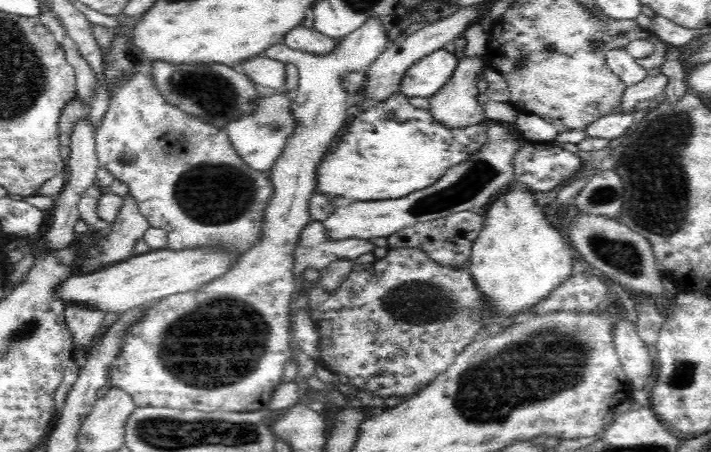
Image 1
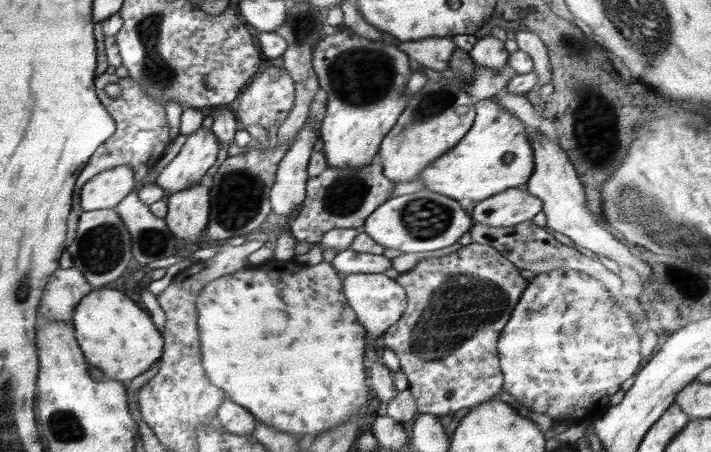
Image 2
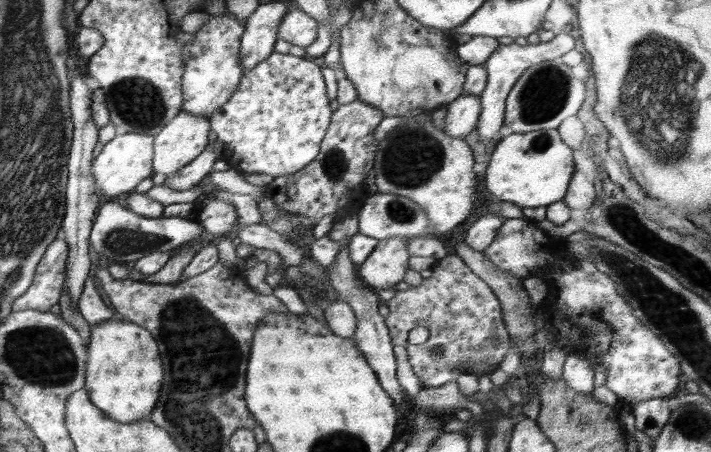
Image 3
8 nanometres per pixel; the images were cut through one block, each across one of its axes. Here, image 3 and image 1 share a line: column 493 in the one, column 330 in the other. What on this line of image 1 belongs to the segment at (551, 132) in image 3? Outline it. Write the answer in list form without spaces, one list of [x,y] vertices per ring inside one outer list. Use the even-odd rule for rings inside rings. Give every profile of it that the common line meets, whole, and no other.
[[[392,93],[374,108],[365,108],[348,124],[347,132],[340,138],[340,142],[334,143],[322,156],[316,168],[315,191],[323,195],[344,196],[345,202],[384,200],[384,196],[388,199],[402,198],[436,184],[447,174],[448,168],[468,160],[486,142],[488,135],[484,121],[472,126],[448,127],[436,121],[430,111],[412,105],[406,95]]]

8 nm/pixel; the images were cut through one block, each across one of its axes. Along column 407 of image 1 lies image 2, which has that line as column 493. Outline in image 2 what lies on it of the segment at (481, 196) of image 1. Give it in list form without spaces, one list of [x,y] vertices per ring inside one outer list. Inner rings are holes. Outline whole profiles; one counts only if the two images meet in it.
[[[518,187],[479,201],[473,209],[472,218],[474,223],[494,228],[510,227],[532,220],[538,212],[542,212],[542,201]]]

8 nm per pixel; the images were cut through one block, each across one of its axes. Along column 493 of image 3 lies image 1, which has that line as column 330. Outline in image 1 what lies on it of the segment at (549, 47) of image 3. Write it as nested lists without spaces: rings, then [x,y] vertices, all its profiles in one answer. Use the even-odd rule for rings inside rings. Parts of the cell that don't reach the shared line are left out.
[[[370,17],[369,21],[366,21],[360,28],[354,30],[350,35],[344,37],[344,40],[339,43],[339,46],[336,48],[335,52],[330,52],[328,54],[310,54],[308,52],[304,52],[301,50],[294,50],[286,46],[286,44],[280,43],[274,46],[270,46],[268,49],[263,50],[262,55],[264,57],[271,58],[276,63],[276,66],[281,66],[286,62],[290,62],[290,64],[294,64],[298,68],[299,72],[299,85],[298,89],[293,91],[289,96],[291,100],[291,110],[295,121],[297,122],[297,127],[294,129],[294,132],[288,137],[286,141],[286,146],[284,146],[284,150],[282,150],[282,154],[278,157],[278,160],[274,163],[274,166],[268,172],[268,175],[271,178],[271,184],[273,187],[273,195],[266,207],[263,225],[261,228],[261,235],[259,241],[249,248],[244,254],[238,256],[238,259],[235,263],[232,264],[232,268],[226,272],[226,274],[222,274],[220,278],[215,278],[202,286],[199,286],[196,290],[189,290],[183,293],[168,295],[167,297],[161,298],[160,300],[154,302],[150,305],[144,312],[144,316],[140,316],[138,318],[138,322],[136,324],[130,324],[130,332],[126,332],[126,336],[124,336],[124,340],[122,340],[122,344],[120,344],[120,354],[119,356],[114,356],[114,362],[110,364],[109,372],[109,380],[108,385],[114,388],[120,388],[124,390],[131,398],[132,401],[136,404],[136,407],[146,407],[152,406],[156,408],[172,408],[177,410],[186,410],[186,408],[190,408],[190,410],[198,410],[204,413],[212,413],[212,412],[255,412],[263,410],[267,407],[268,402],[270,402],[276,388],[282,383],[283,375],[284,375],[284,364],[288,362],[288,359],[292,360],[293,349],[290,346],[289,339],[291,333],[291,302],[294,300],[292,297],[294,292],[294,274],[292,274],[292,266],[294,266],[294,248],[296,248],[296,242],[298,242],[298,238],[306,228],[306,225],[312,222],[309,209],[308,209],[308,201],[312,196],[312,192],[315,191],[316,183],[317,183],[317,170],[318,164],[320,164],[320,160],[322,160],[322,156],[328,152],[329,148],[334,145],[334,139],[336,134],[338,134],[338,130],[344,126],[346,122],[346,110],[350,106],[348,103],[348,94],[349,92],[342,86],[341,80],[343,76],[347,72],[358,72],[358,71],[366,71],[367,68],[386,50],[386,46],[388,46],[389,36],[384,31],[382,27],[382,20],[380,17]]]

